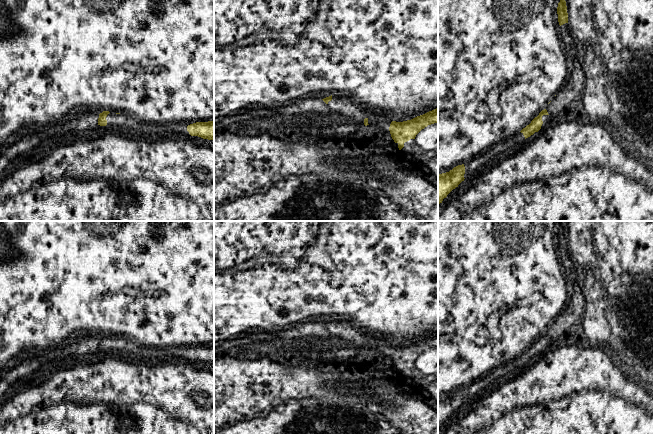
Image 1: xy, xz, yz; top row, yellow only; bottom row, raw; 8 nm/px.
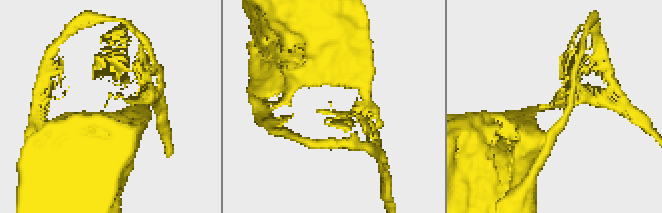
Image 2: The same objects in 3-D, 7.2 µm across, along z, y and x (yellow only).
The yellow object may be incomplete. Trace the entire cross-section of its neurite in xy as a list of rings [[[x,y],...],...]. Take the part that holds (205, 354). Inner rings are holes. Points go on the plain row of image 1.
[[[214,345],[196,346],[187,350],[191,360],[198,360],[203,363],[214,364]]]

